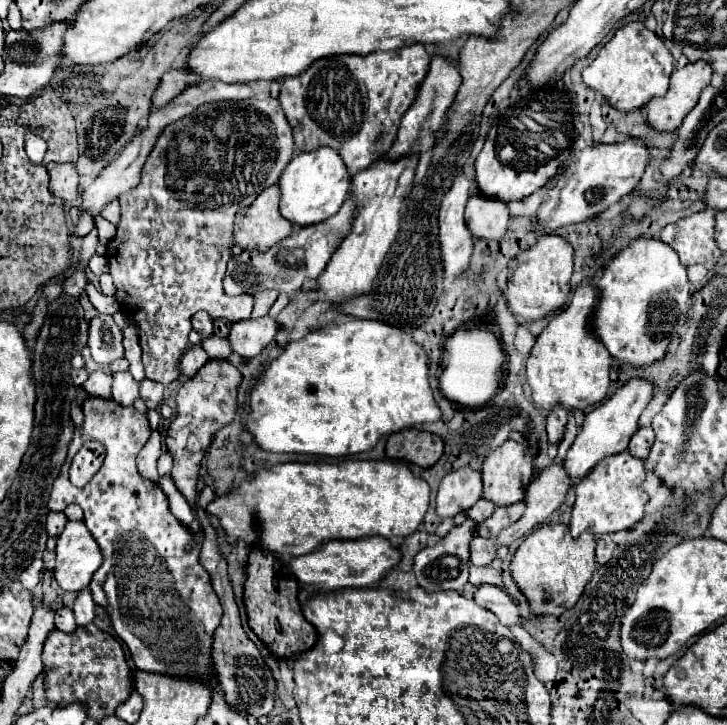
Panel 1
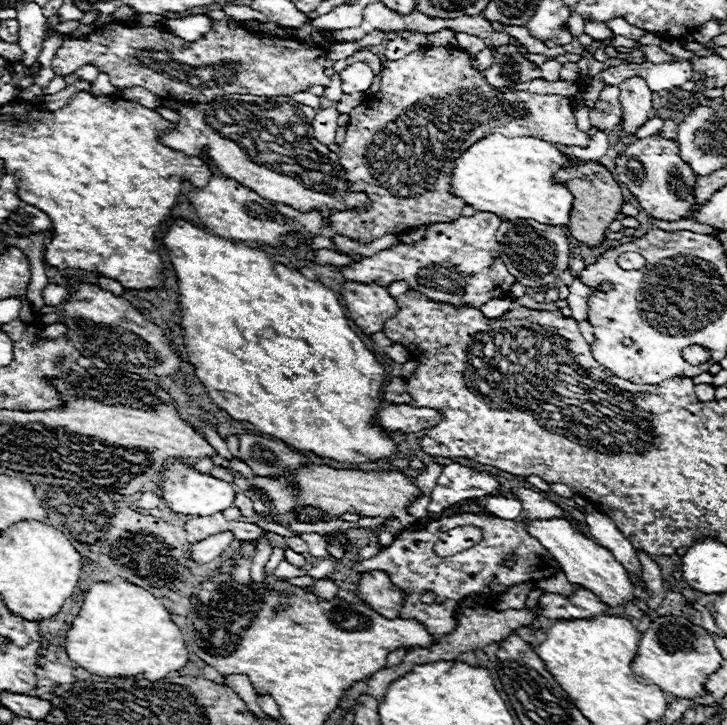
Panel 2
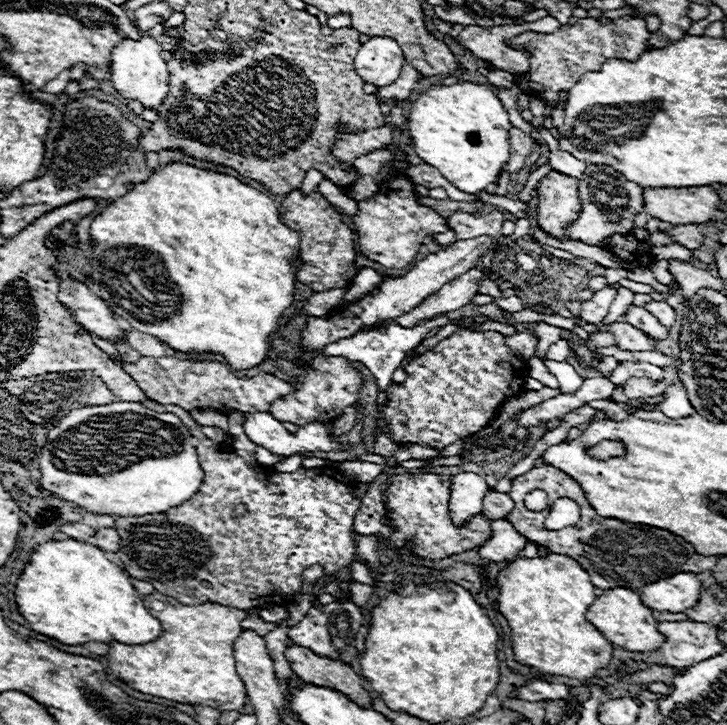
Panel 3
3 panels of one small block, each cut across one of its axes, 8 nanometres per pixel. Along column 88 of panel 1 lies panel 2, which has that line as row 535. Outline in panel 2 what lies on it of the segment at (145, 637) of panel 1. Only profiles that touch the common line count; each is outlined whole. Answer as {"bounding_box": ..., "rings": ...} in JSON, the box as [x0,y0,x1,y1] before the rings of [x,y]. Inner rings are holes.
{"bounding_box":[354,488,582,636],"rings":[[[510,488],[510,494],[514,494],[522,502],[522,514],[516,520],[504,520],[494,514],[470,514],[470,512],[460,512],[452,516],[438,516],[434,520],[428,520],[426,524],[410,524],[404,528],[396,540],[382,550],[378,556],[370,560],[362,560],[354,564],[354,570],[366,572],[372,568],[380,568],[388,574],[392,574],[392,582],[398,588],[408,590],[408,600],[404,608],[400,610],[400,618],[410,618],[418,620],[432,636],[442,636],[452,632],[456,626],[454,610],[458,608],[458,602],[470,594],[482,594],[488,596],[488,600],[496,600],[496,596],[504,594],[506,588],[524,584],[524,582],[536,582],[554,576],[560,572],[560,564],[550,556],[550,552],[526,530],[528,520],[550,520],[550,518],[566,518],[572,522],[572,526],[582,528],[580,522],[576,522],[568,512],[564,512],[560,506],[552,504],[550,500],[542,498],[542,494],[532,492],[528,488]],[[458,526],[474,526],[482,530],[482,540],[474,544],[470,550],[458,552],[454,556],[442,558],[436,556],[434,544],[436,544],[436,532],[448,532]],[[514,556],[516,566],[508,568],[502,562],[506,558]],[[432,590],[436,592],[436,602],[434,604],[422,604],[420,594]]]}

